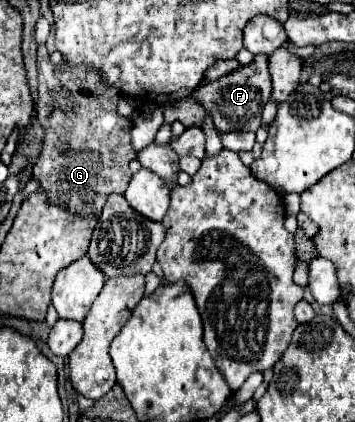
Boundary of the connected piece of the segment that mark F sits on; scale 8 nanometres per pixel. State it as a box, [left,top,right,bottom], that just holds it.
[192,55,270,133]

